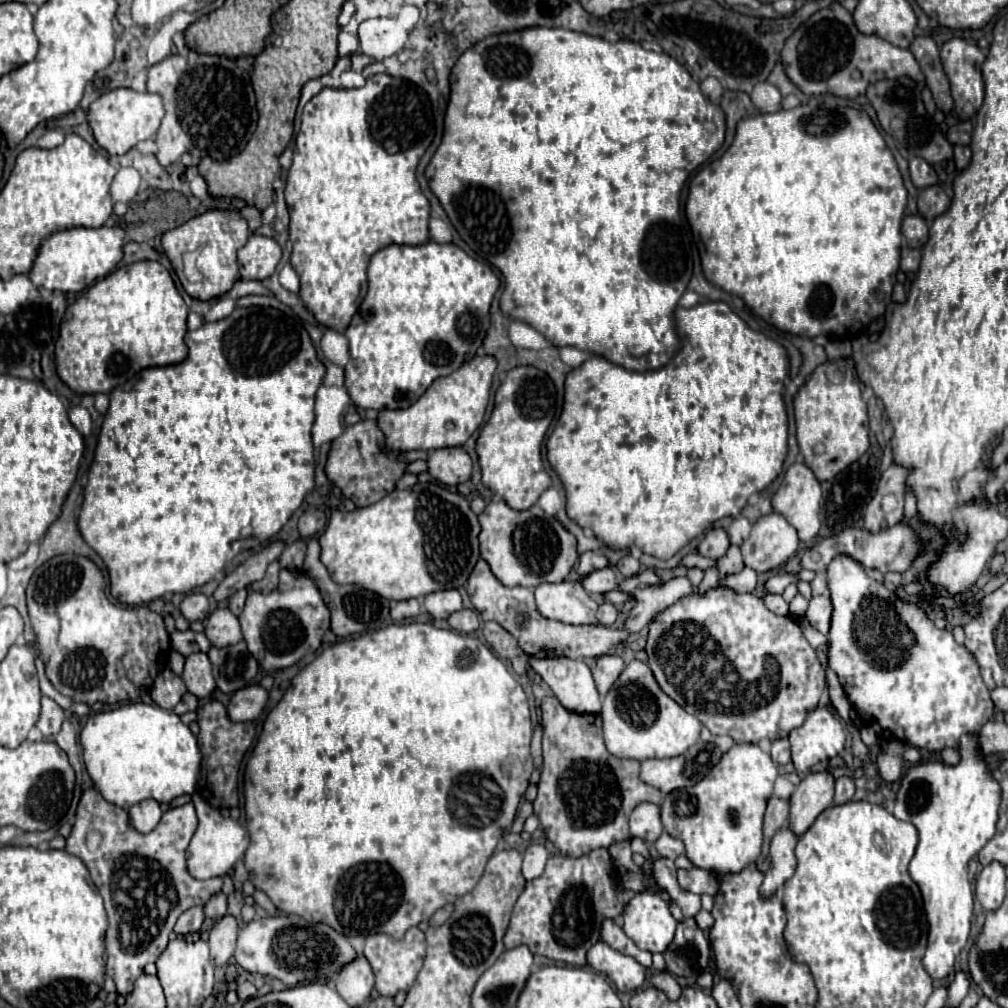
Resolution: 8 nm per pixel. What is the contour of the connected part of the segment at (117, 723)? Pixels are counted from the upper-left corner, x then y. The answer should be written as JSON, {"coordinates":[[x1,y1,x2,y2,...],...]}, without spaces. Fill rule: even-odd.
{"coordinates":[[126,703,112,711,88,715,88,721,80,733,80,743,84,749,86,771,92,777,96,789,102,793,102,797,106,797,106,801,122,809,130,809,130,805,136,805,150,797,158,803,170,803,180,795,192,795,196,789,202,761,198,739,172,711,162,711,160,707,146,703]]}

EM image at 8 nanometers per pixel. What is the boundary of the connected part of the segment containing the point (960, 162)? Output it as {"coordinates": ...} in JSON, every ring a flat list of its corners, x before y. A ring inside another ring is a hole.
{"coordinates":[[956,145,954,147,954,161,956,161,958,169,964,169,970,163,970,157,972,157,970,147,966,147,966,145]]}

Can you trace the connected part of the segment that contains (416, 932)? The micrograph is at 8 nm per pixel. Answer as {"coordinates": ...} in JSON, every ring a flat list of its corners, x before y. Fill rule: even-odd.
{"coordinates":[[412,927,404,939,394,939,384,933,370,935,364,945,364,957,370,961,372,971,376,975,374,989,384,997,394,997,400,989,404,991,410,989,410,985,414,983,414,977,422,967,424,955,426,955,426,941,424,941,424,933,418,927]]}

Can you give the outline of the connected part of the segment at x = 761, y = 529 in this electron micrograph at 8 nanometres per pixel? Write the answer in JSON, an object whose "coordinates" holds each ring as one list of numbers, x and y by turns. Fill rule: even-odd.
{"coordinates":[[780,513,764,515,752,525,752,535,742,543,744,565,758,573,778,569,798,551,798,545,796,529]]}

